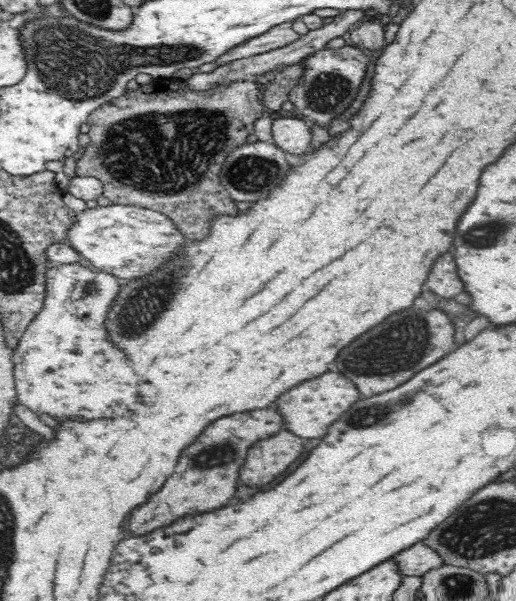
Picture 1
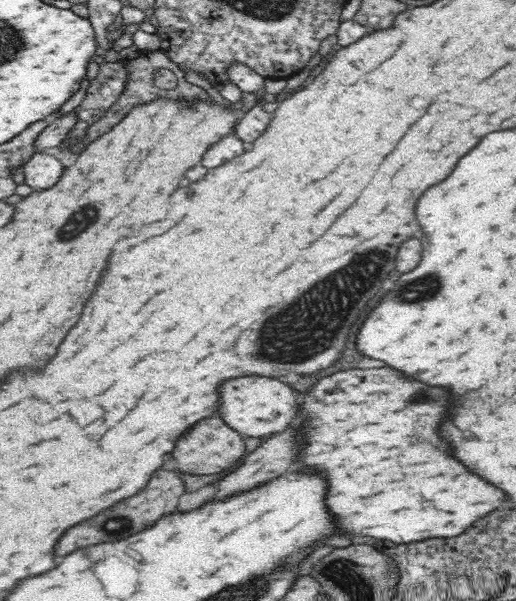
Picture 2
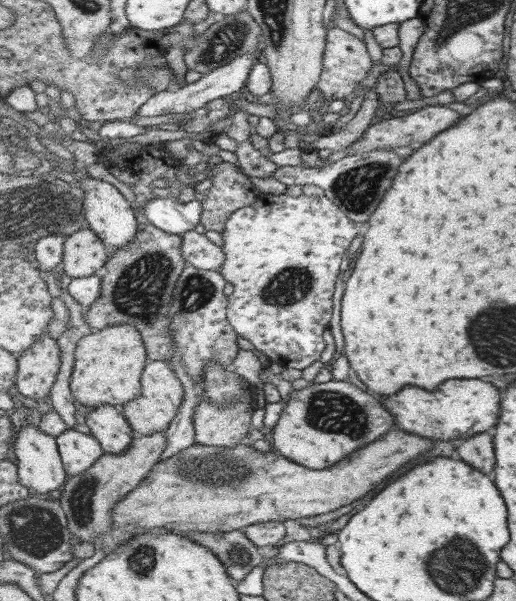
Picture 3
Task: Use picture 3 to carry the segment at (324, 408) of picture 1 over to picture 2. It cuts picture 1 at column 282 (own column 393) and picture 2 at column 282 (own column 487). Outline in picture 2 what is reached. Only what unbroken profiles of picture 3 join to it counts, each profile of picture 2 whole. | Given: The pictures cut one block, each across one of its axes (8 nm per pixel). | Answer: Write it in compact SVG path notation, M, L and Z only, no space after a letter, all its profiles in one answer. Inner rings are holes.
M246 376L246 378L238 378L238 380L230 380L230 384L224 384L224 400L226 404L222 404L222 420L226 420L226 424L230 424L236 432L242 432L246 436L252 438L262 438L274 432L282 432L290 426L290 422L298 416L298 404L300 404L300 394L296 396L296 390L284 382L278 382L274 378L258 378L258 376Z

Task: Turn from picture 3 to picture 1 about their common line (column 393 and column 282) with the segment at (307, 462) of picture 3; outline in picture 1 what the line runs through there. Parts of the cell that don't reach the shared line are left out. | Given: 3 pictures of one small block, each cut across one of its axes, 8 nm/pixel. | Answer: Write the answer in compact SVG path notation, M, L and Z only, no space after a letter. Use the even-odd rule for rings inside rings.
M274 408L240 412L234 416L224 416L212 422L194 444L190 444L176 466L176 472L164 482L160 492L150 494L142 504L130 512L127 525L130 533L145 535L160 526L170 526L174 520L186 514L212 512L216 508L226 508L238 492L238 470L244 464L244 458L254 442L274 436L282 430L282 414Z

